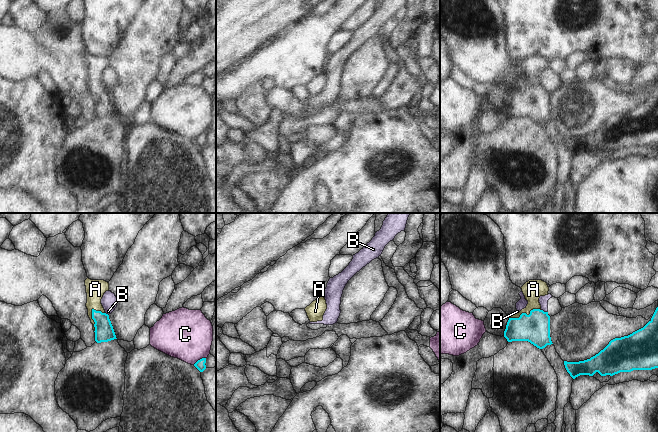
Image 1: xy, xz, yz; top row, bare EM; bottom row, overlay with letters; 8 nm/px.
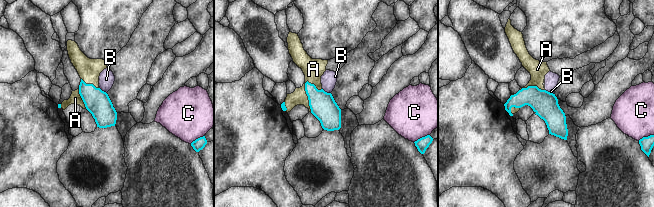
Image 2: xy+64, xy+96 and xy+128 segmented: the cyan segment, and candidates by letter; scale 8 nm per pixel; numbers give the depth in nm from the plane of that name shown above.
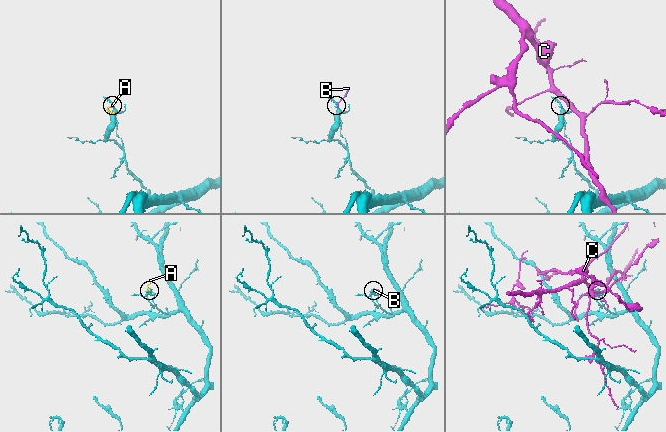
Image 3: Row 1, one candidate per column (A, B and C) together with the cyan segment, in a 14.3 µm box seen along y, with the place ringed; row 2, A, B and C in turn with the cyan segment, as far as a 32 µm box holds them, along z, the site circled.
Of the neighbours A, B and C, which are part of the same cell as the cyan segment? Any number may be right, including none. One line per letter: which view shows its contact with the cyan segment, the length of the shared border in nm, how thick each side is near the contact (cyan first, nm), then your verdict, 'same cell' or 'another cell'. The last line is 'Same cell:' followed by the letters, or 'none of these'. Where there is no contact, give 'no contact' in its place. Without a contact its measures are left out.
A: xy | 190 nm | 160/160 nm | same cell
B: yz | 50 nm | 240/80 nm | another cell
C: xy | 120 nm | 80/400 nm | another cell
Same cell: A

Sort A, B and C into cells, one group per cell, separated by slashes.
A / B / C

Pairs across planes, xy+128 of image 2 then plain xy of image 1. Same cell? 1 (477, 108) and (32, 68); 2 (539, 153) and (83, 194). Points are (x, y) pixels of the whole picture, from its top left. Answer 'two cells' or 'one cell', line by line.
1: two cells
2: one cell

